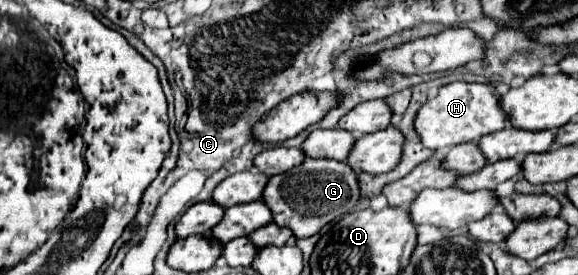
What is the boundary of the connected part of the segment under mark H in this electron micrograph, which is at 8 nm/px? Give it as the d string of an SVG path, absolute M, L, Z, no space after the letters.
M455 81L441 87L439 93L417 111L413 127L425 147L453 147L459 143L473 143L477 137L501 131L505 127L505 113L501 113L491 85Z

